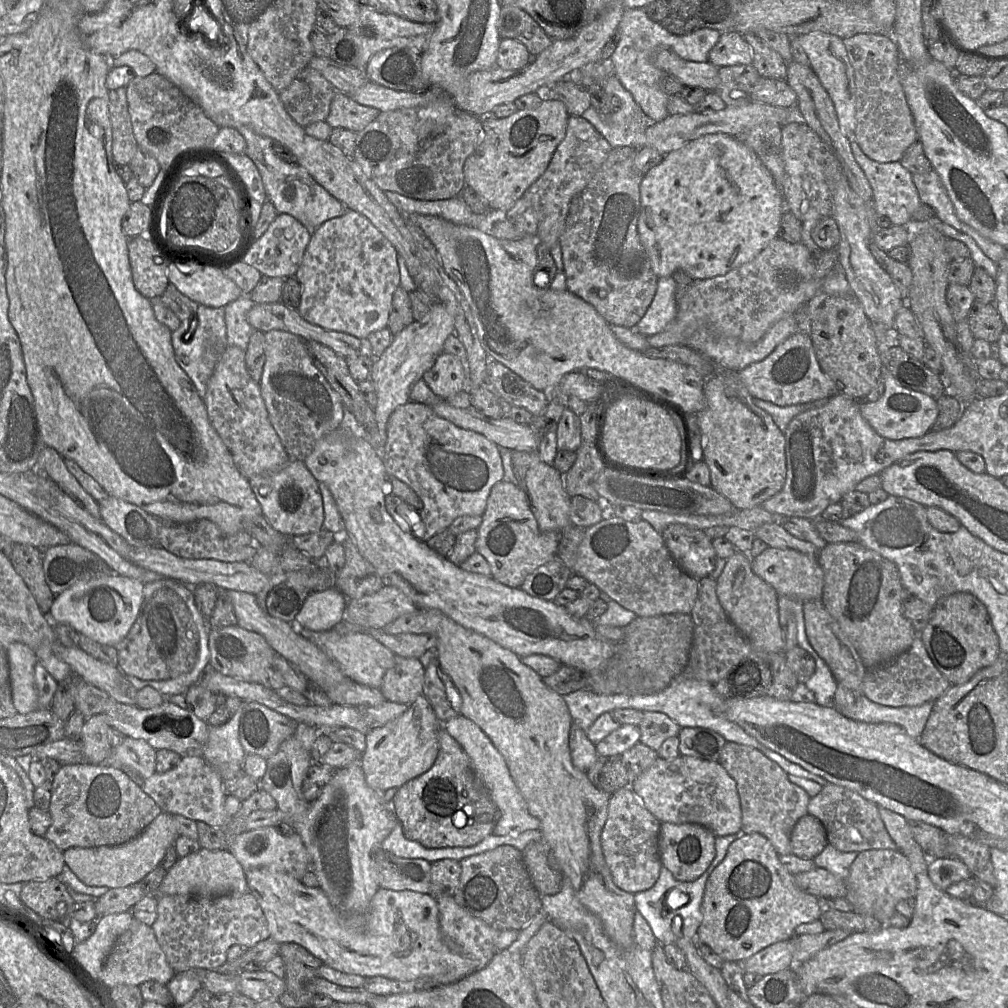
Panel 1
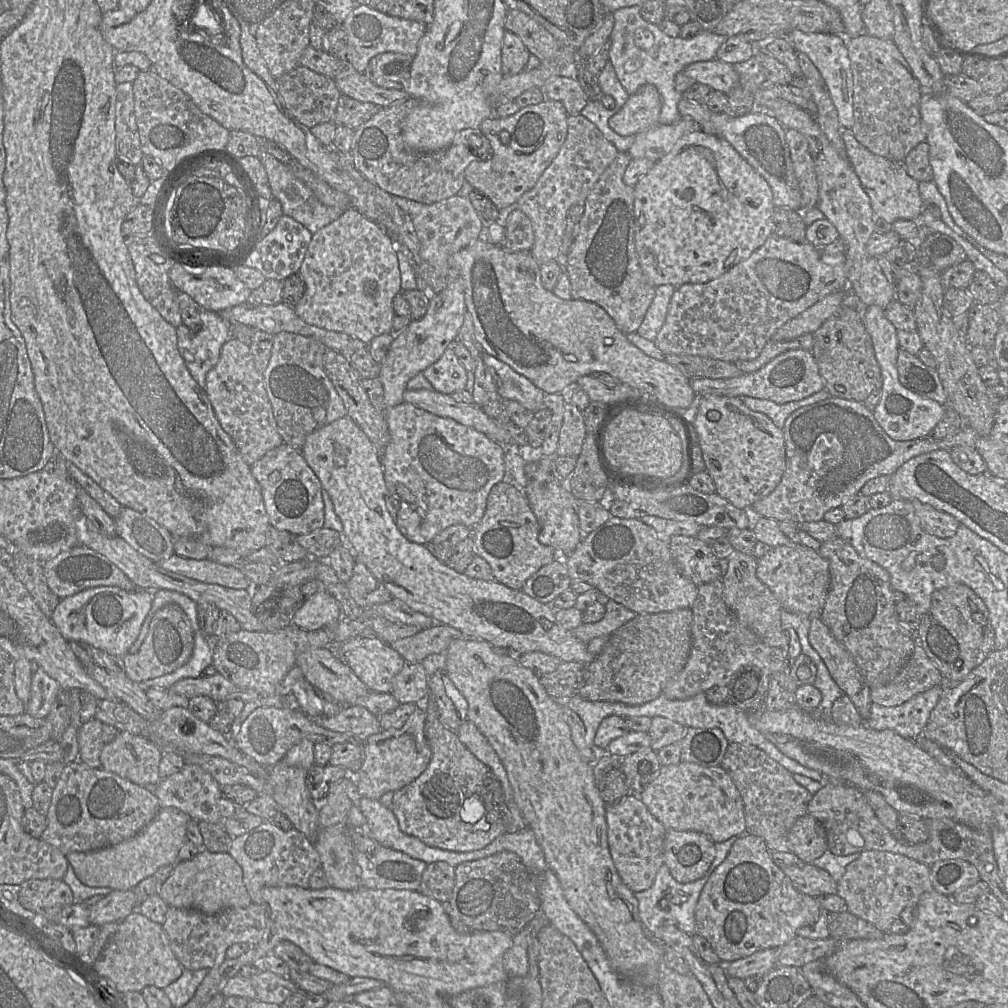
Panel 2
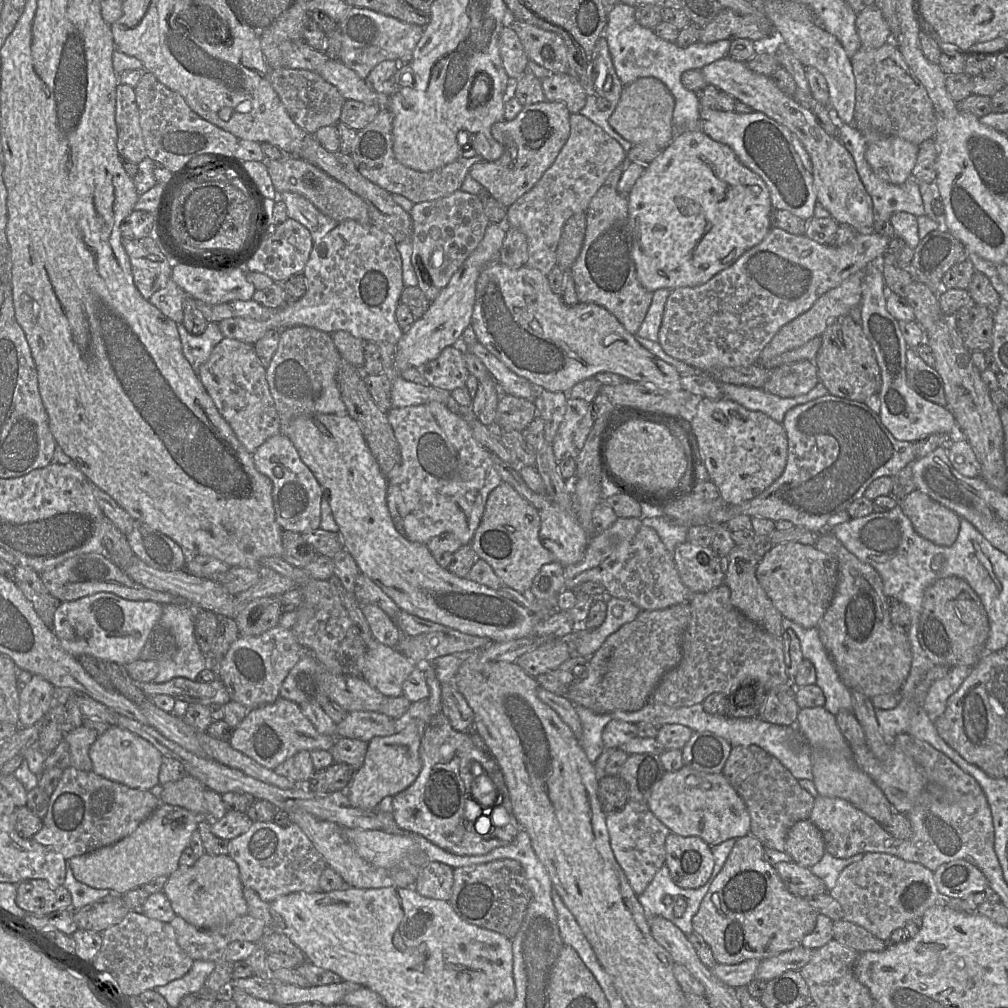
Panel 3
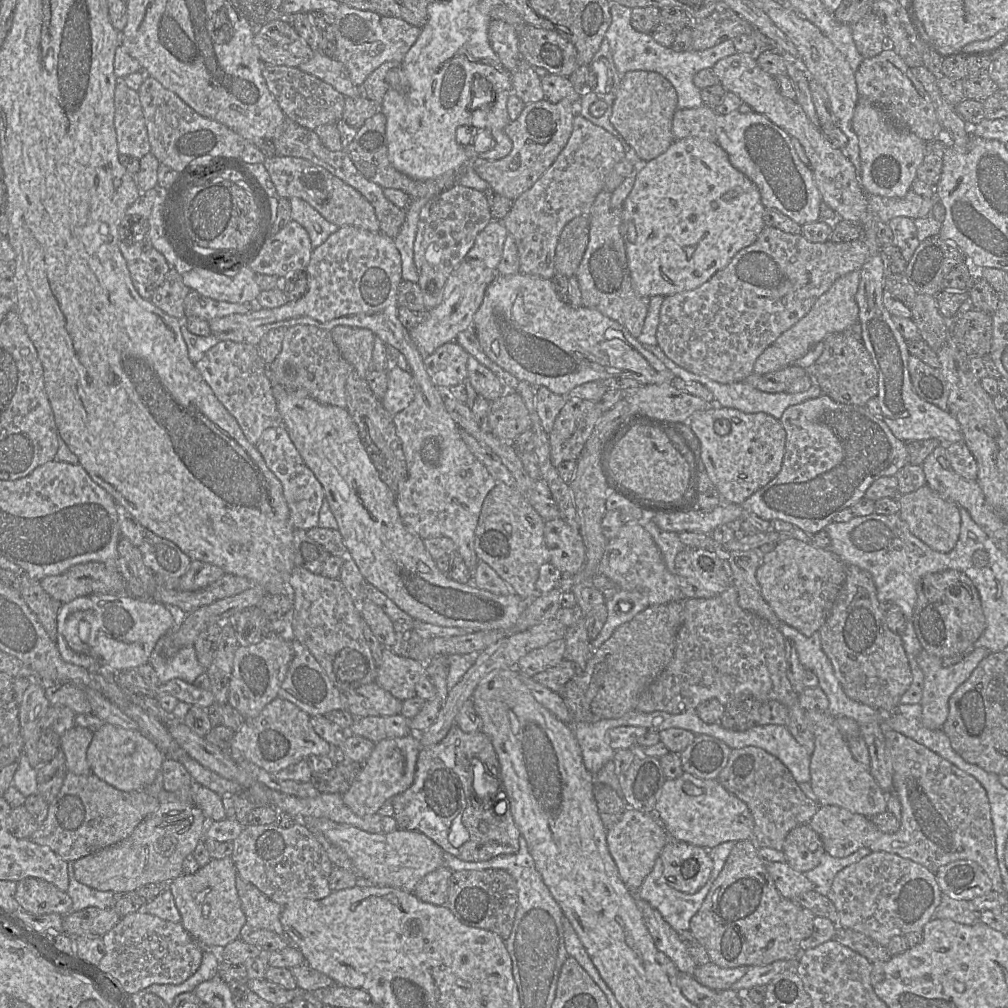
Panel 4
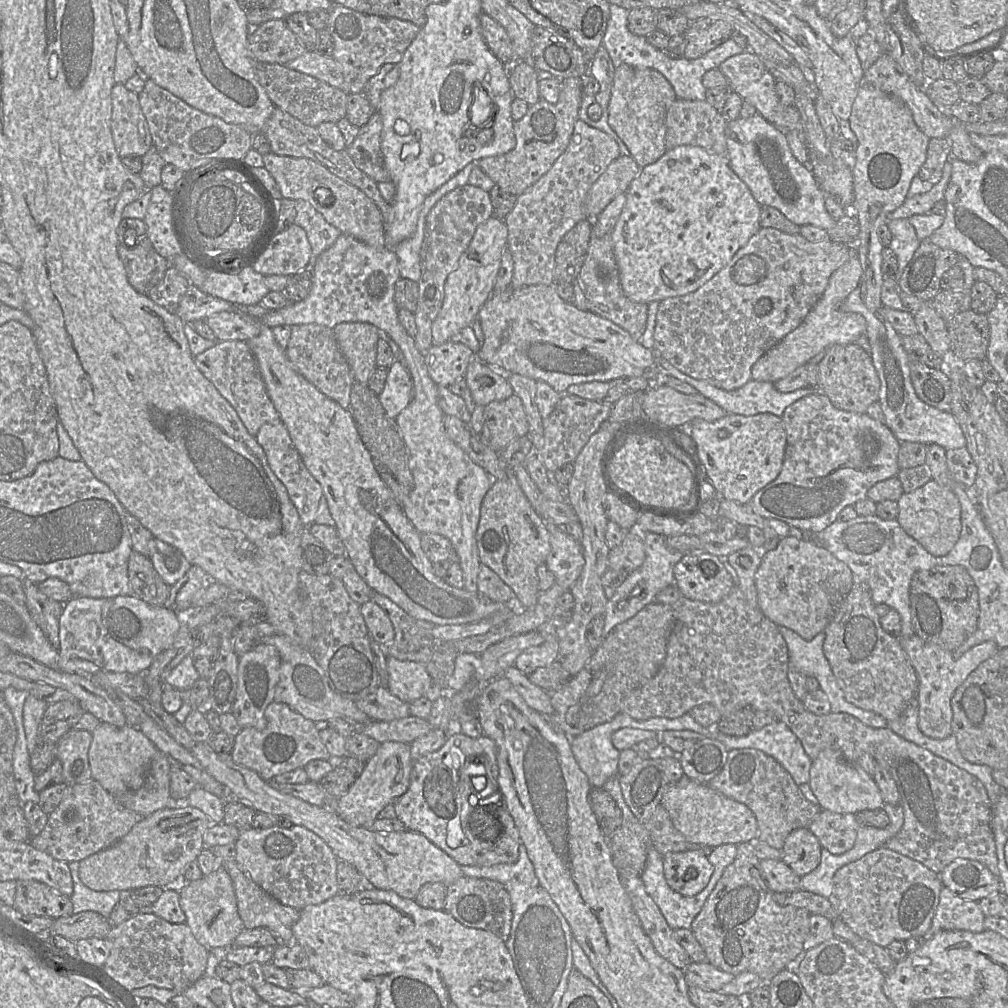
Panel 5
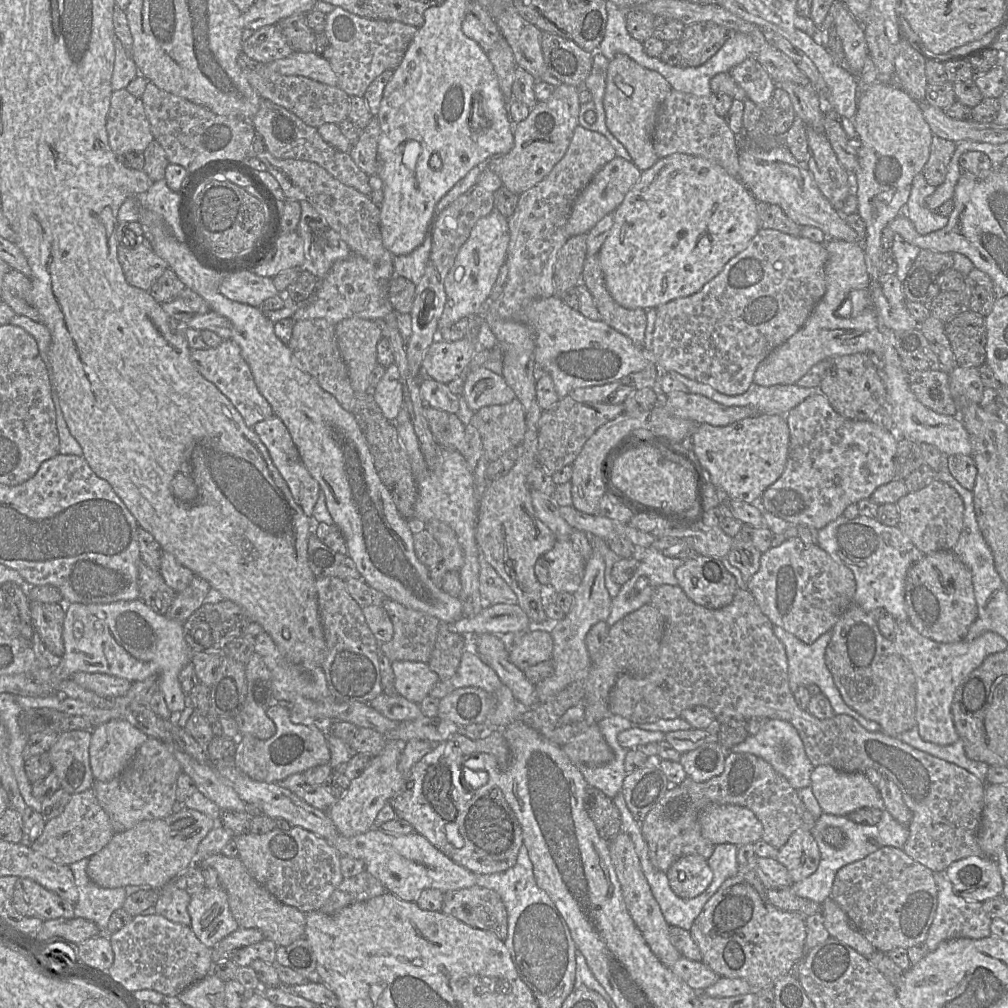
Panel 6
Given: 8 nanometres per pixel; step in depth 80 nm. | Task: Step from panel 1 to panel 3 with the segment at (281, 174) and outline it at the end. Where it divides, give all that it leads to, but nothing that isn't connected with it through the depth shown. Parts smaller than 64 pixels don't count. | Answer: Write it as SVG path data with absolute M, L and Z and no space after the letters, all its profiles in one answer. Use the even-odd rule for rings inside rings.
M282 192L278 194L287 207L288 218L294 219L306 227L312 235L313 243L322 239L338 222L323 214L312 202L300 194Z

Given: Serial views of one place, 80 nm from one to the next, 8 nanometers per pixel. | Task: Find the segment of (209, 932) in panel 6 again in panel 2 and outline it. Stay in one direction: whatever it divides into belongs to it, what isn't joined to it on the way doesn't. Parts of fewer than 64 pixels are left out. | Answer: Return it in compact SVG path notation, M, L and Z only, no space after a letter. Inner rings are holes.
M205 848L190 860L178 861L171 875L160 886L158 895L169 907L192 909L205 915L215 915L228 908L245 908L252 901L243 881L243 871L240 865L228 852L212 853Z

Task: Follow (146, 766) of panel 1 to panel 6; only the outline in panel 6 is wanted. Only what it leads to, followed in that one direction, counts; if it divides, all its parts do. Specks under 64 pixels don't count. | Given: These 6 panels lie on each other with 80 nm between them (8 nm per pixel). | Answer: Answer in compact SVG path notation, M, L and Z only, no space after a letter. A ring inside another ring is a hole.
M124 719L93 727L89 759L95 781L110 781L129 765L139 747L149 738Z

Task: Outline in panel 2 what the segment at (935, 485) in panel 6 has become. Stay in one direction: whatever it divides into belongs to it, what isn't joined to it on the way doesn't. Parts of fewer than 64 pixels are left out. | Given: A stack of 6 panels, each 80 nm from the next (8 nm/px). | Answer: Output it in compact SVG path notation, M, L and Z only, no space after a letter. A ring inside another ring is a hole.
M916 499L911 502L925 532L939 538L949 538L956 534L960 522L952 515Z

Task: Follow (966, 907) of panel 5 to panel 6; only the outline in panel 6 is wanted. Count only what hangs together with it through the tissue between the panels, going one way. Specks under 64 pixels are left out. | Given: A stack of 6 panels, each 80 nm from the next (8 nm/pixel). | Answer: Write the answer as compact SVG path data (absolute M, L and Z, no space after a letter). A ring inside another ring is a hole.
M945 872L934 873L934 879L937 886L937 908L924 942L928 952L934 951L944 941L959 938L981 939L990 936L991 918L984 911L982 903L965 900L954 894L952 883Z

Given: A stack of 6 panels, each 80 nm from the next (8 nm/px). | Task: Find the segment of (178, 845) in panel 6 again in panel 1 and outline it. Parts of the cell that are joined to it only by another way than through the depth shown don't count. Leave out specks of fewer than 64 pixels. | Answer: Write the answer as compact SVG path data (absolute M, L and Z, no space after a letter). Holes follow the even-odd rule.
M161 812L138 836L117 846L71 847L63 851L65 864L84 884L92 887L120 888L141 882L159 866L168 848L179 836L172 814Z

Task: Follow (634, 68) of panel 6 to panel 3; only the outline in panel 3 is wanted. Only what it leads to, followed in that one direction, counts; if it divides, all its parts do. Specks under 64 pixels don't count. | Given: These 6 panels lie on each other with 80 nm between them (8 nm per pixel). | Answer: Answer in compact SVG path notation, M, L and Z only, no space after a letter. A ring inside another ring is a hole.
M654 77L638 78L623 87L609 125L633 145L653 143L663 150L675 136L672 124L674 106L675 99L664 83Z

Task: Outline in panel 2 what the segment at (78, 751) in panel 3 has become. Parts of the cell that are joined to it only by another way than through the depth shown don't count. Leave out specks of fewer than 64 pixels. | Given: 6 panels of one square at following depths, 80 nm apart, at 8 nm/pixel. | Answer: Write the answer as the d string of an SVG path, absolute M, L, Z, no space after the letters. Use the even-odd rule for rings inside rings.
M96 718L83 724L78 729L78 760L91 768L100 768L100 754L104 747L102 741L103 723Z

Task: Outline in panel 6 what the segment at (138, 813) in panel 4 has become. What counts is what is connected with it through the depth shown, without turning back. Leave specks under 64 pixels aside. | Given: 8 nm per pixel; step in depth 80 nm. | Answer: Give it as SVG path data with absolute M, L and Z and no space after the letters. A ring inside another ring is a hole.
M92 788L71 795L64 811L46 821L42 834L30 846L57 864L71 865L101 851L115 835L108 814L99 804Z

